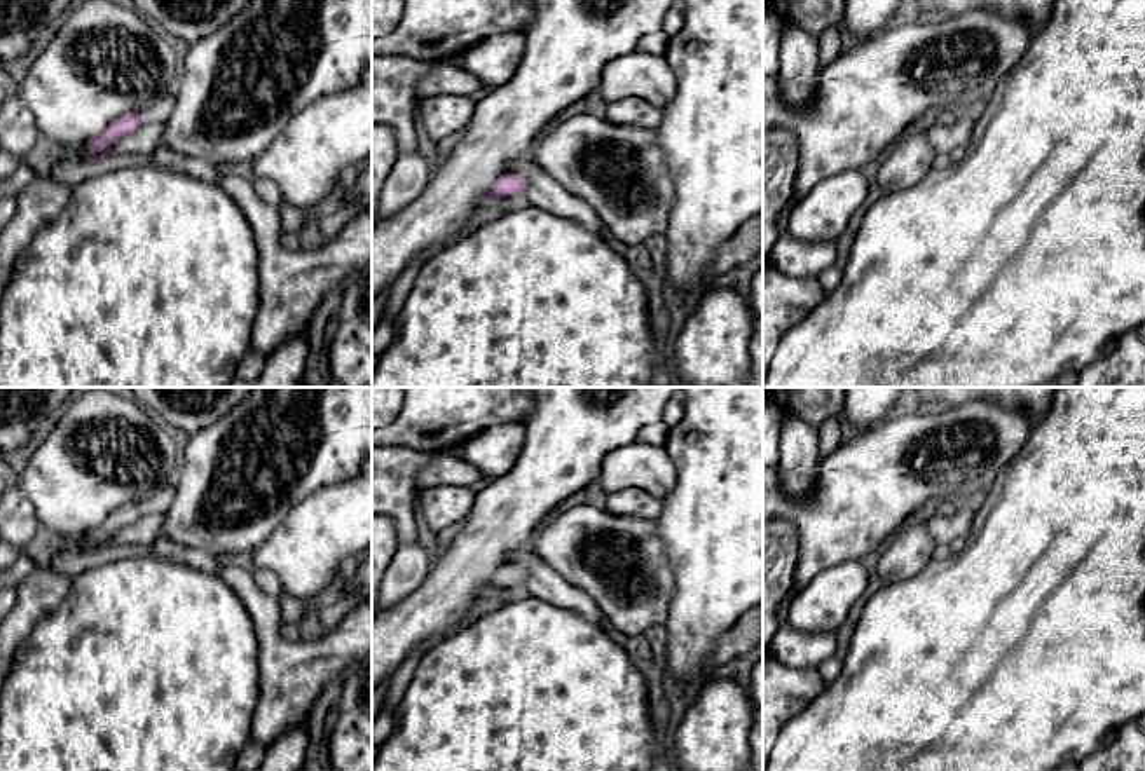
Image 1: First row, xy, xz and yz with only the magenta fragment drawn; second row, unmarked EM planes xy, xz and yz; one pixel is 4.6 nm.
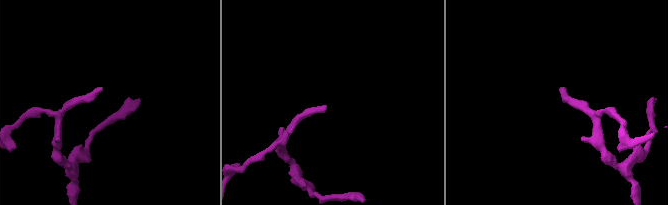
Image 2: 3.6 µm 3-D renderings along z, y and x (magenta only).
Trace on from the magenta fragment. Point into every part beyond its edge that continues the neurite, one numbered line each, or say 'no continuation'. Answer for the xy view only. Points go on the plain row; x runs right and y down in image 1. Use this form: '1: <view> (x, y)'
1: xy (159, 501)

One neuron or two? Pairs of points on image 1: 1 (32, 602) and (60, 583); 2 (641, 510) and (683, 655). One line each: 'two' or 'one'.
1: one
2: two

